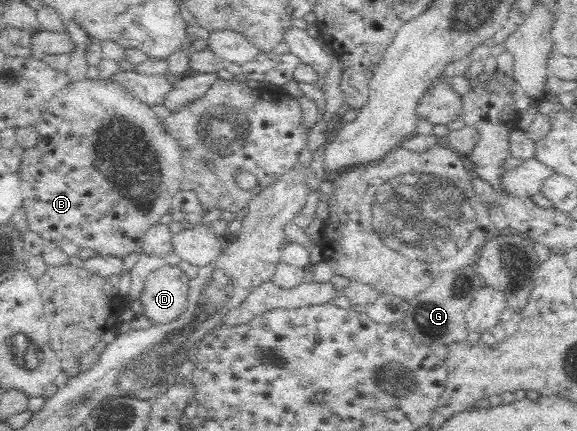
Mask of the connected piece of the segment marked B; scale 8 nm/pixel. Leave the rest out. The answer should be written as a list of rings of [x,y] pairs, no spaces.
[[[83,79],[80,81],[69,82],[69,84],[58,92],[54,97],[47,101],[46,109],[43,116],[36,122],[33,127],[39,135],[39,142],[31,148],[27,148],[20,158],[21,163],[17,168],[16,175],[20,180],[20,189],[23,195],[21,208],[25,212],[25,226],[27,230],[35,232],[41,236],[45,242],[54,243],[68,256],[76,256],[85,260],[89,257],[117,257],[127,258],[133,252],[142,250],[142,242],[146,230],[159,222],[163,214],[170,213],[172,198],[179,190],[181,178],[184,176],[184,170],[181,166],[181,146],[177,140],[165,132],[161,118],[157,117],[151,110],[152,106],[141,102],[139,98],[131,96],[127,90],[117,82],[109,82],[101,79]]]

